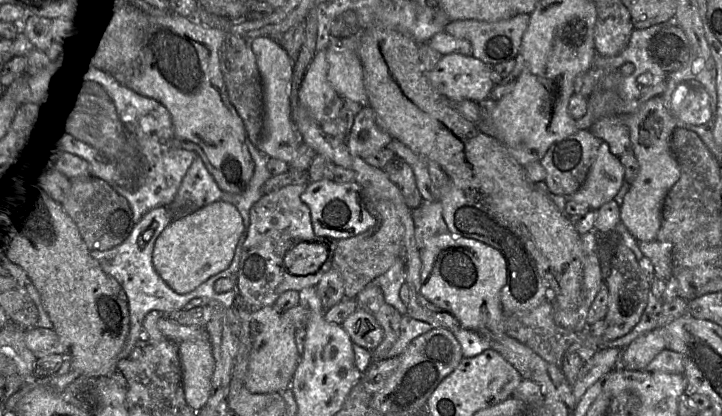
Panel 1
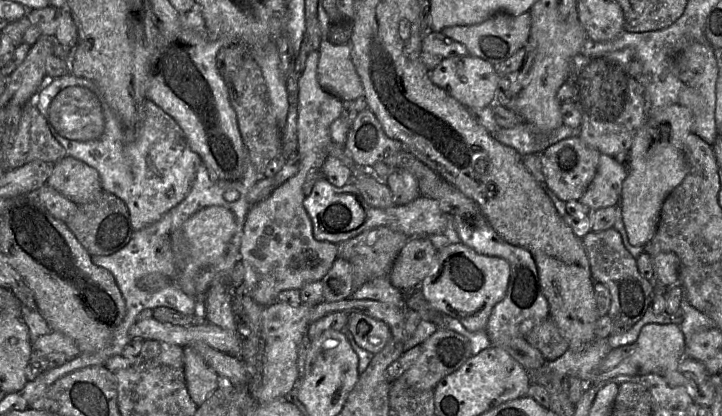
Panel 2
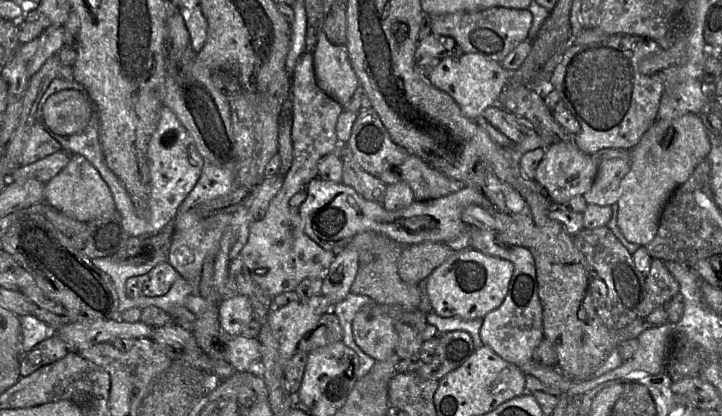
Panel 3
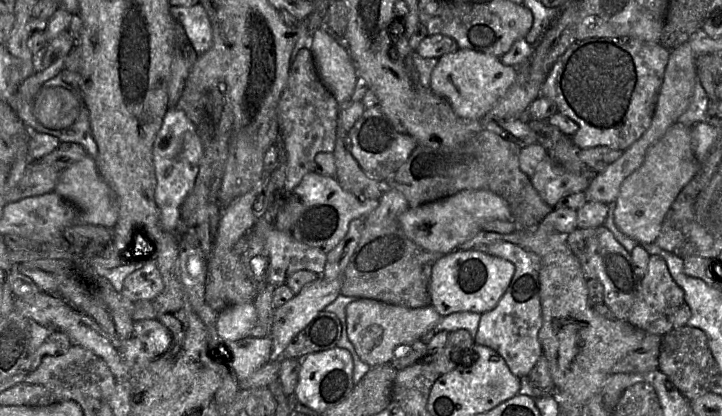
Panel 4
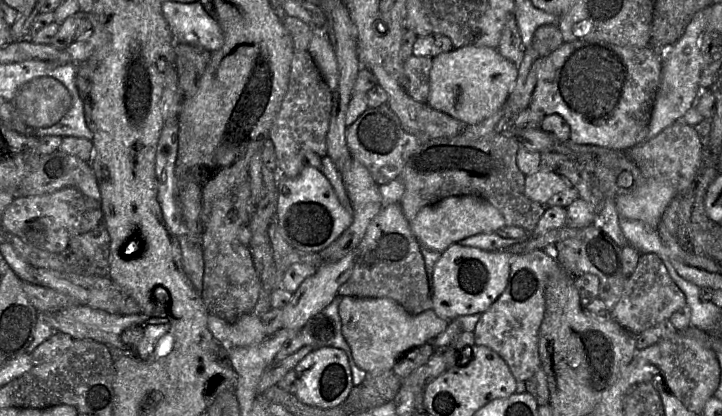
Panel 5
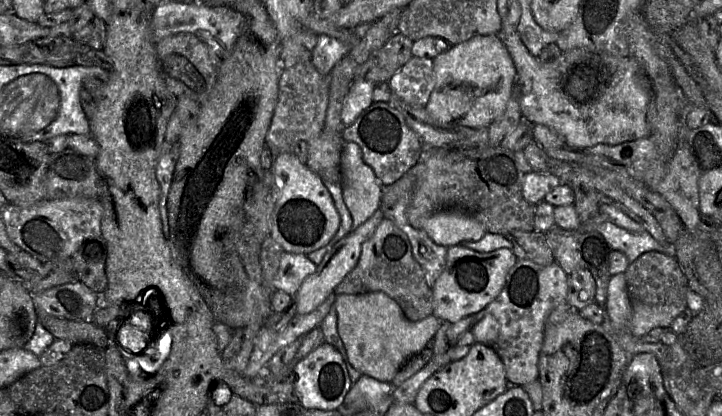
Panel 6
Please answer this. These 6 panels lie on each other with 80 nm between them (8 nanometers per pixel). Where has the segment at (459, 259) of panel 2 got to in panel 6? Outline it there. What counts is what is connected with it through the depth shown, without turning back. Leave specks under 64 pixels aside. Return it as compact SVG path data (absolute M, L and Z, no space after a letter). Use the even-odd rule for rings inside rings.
M460 244L448 247L444 269L433 287L433 315L441 322L452 324L485 309L502 291L507 274L516 261L513 251L508 248L478 252Z

